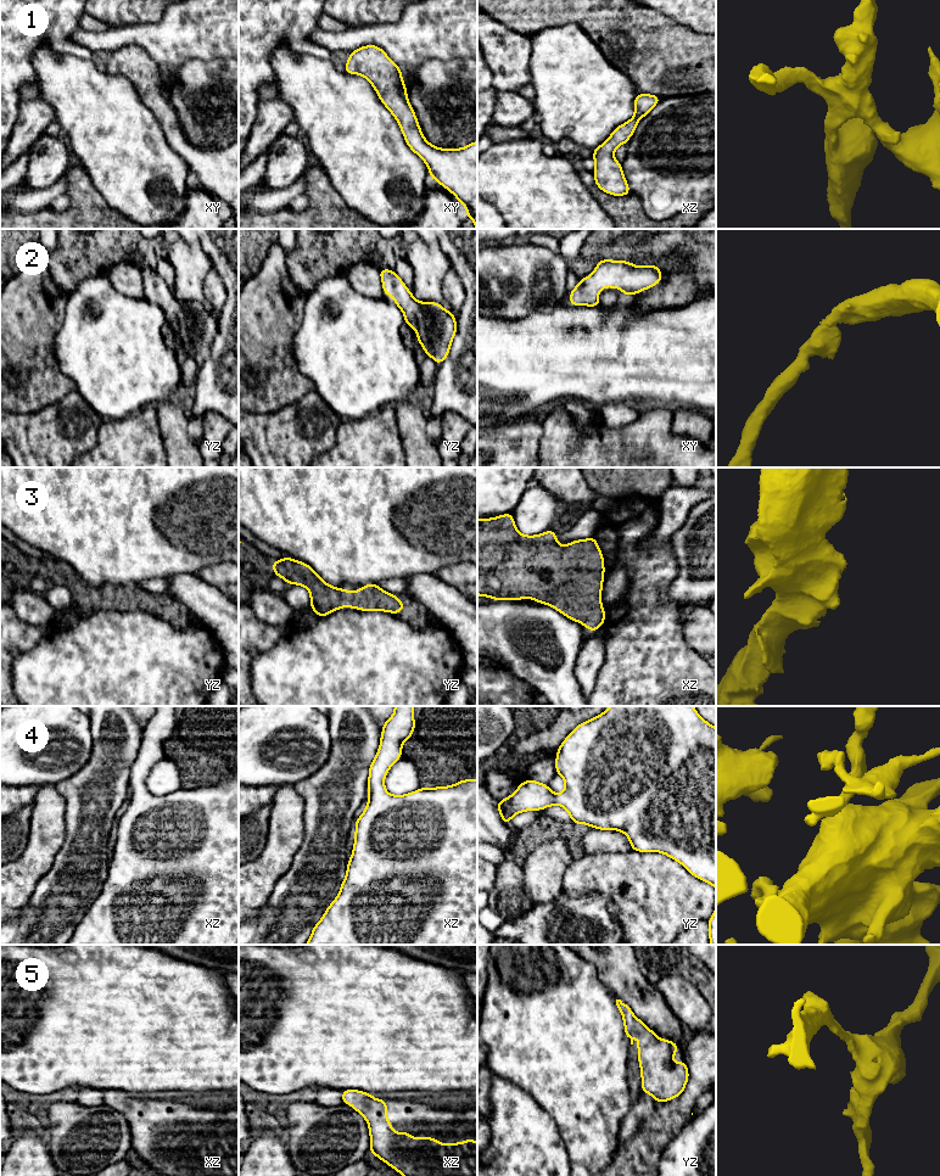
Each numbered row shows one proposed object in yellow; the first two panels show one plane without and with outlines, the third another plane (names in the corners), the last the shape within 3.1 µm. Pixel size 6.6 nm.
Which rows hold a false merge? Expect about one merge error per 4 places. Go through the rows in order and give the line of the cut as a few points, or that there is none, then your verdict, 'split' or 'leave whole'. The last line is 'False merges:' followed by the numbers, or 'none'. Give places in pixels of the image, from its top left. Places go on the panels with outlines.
1: no cut | leave whole
2: no cut | leave whole
3: no cut | leave whole
4: no cut | leave whole
5: no cut | leave whole
False merges: none

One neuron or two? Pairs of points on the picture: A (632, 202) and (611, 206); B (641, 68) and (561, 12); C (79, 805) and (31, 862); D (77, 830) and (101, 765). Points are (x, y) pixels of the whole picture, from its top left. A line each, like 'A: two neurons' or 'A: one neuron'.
A: one neuron
B: one neuron
C: two neurons
D: one neuron

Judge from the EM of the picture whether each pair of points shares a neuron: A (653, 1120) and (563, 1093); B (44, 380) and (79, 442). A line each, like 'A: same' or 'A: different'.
A: different
B: different

